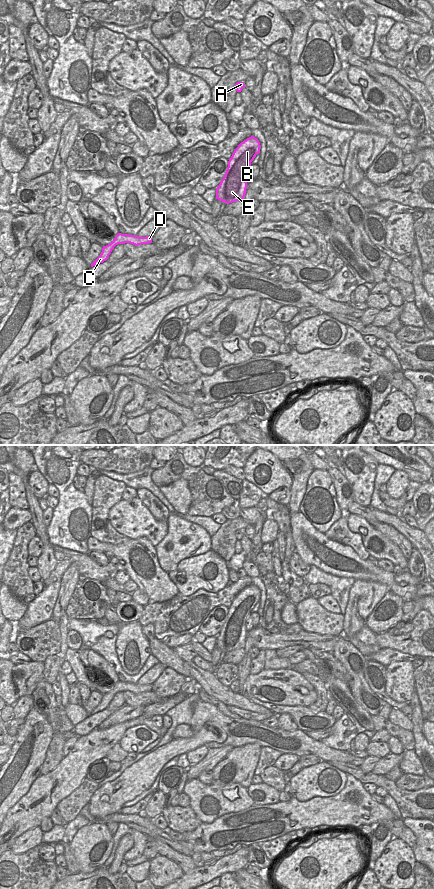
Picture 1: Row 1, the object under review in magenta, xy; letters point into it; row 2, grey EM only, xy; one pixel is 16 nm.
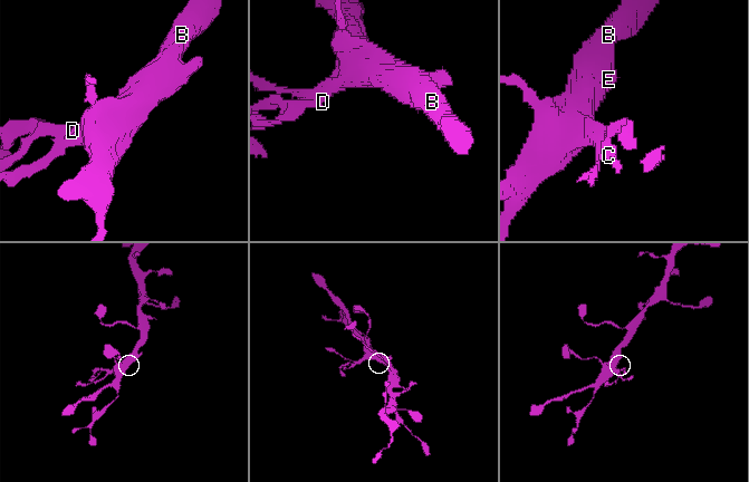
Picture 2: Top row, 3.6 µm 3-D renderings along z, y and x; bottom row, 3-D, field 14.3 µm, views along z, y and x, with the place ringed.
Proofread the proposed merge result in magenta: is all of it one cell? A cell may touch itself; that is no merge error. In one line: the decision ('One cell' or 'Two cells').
Two cells

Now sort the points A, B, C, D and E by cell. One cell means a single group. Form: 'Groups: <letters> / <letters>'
Groups: A B D E / C

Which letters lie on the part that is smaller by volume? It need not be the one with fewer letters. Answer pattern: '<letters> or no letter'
C

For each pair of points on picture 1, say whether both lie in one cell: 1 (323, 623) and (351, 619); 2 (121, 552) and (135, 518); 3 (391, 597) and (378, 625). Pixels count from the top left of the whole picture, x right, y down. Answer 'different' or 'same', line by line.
1: different
2: different
3: same

